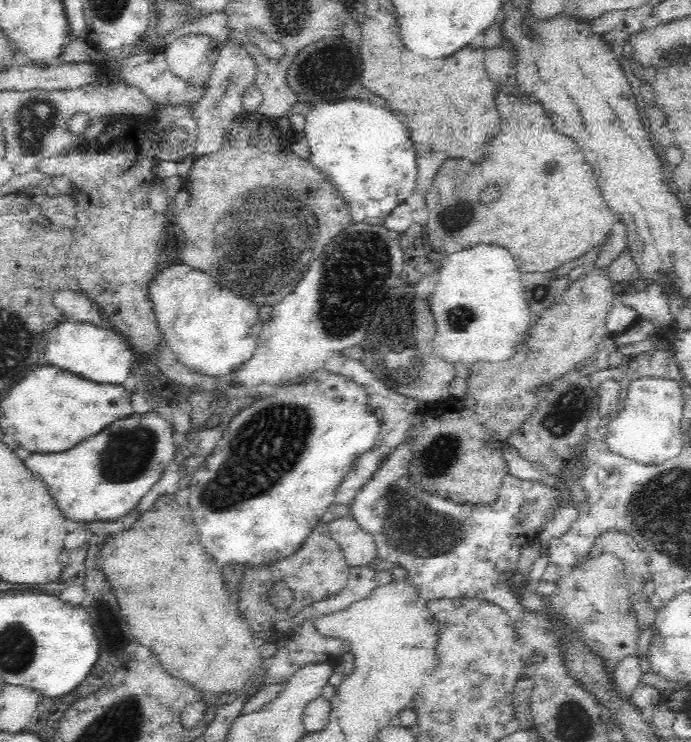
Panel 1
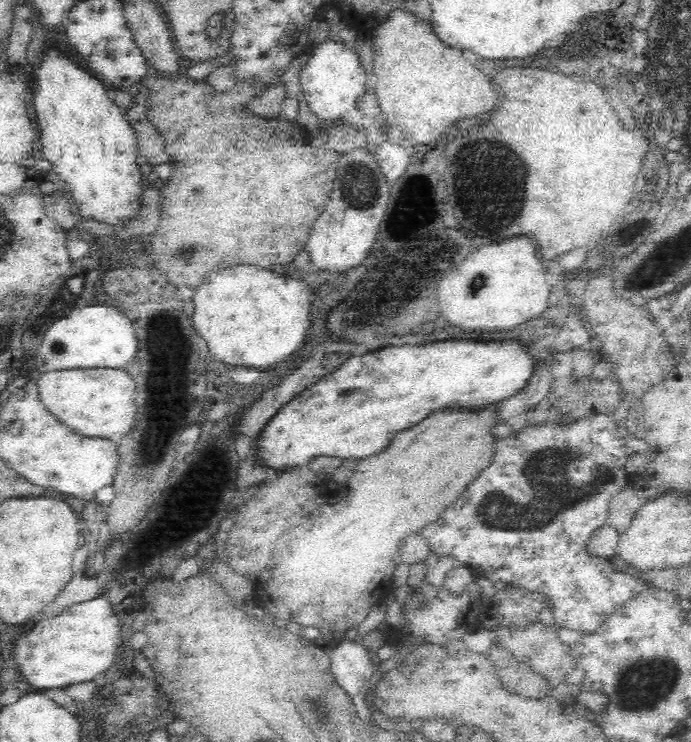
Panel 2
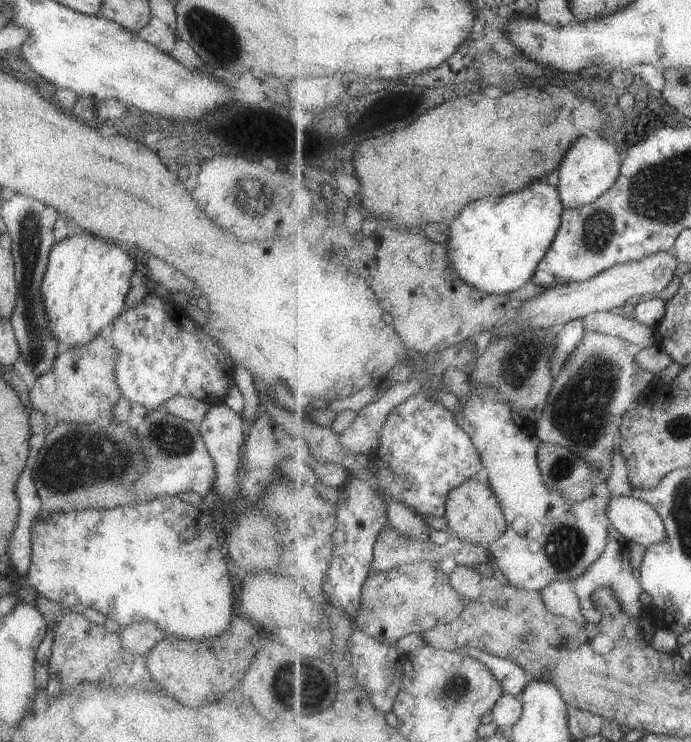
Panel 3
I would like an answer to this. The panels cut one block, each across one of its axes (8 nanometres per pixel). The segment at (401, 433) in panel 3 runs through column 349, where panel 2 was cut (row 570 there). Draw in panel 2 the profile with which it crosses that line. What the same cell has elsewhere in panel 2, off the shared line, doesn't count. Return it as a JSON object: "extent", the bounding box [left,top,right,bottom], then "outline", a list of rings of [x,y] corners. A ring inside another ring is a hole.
{"extent":[420,400,654,634],"outline":[[[622,400],[612,413],[595,411],[591,416],[568,423],[544,420],[536,426],[526,425],[514,436],[495,440],[492,464],[468,484],[466,492],[462,492],[462,496],[448,506],[440,518],[420,530],[431,552],[453,556],[462,565],[473,567],[488,578],[490,585],[501,580],[546,595],[551,605],[547,618],[556,630],[562,626],[586,634],[596,630],[612,610],[654,585],[615,570],[611,560],[590,554],[587,549],[591,534],[607,524],[609,498],[629,486],[626,460],[634,453],[647,459],[651,457],[648,444],[626,429],[628,411],[627,402]]]}

